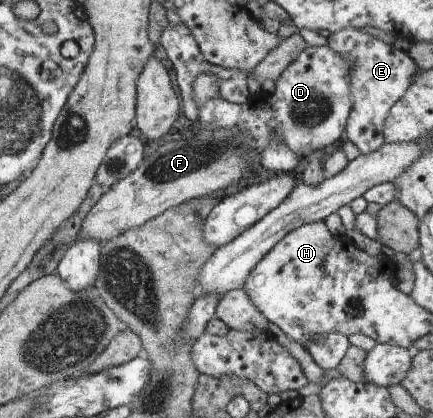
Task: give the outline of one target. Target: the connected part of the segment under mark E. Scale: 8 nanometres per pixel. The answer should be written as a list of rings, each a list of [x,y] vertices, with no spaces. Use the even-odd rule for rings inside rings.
[[[356,27],[341,28],[333,32],[328,38],[328,46],[349,63],[349,76],[351,77],[351,112],[347,118],[346,136],[361,150],[362,153],[372,152],[385,143],[383,133],[386,117],[390,109],[408,90],[417,72],[417,64],[406,51],[393,48],[391,44],[370,35]]]

